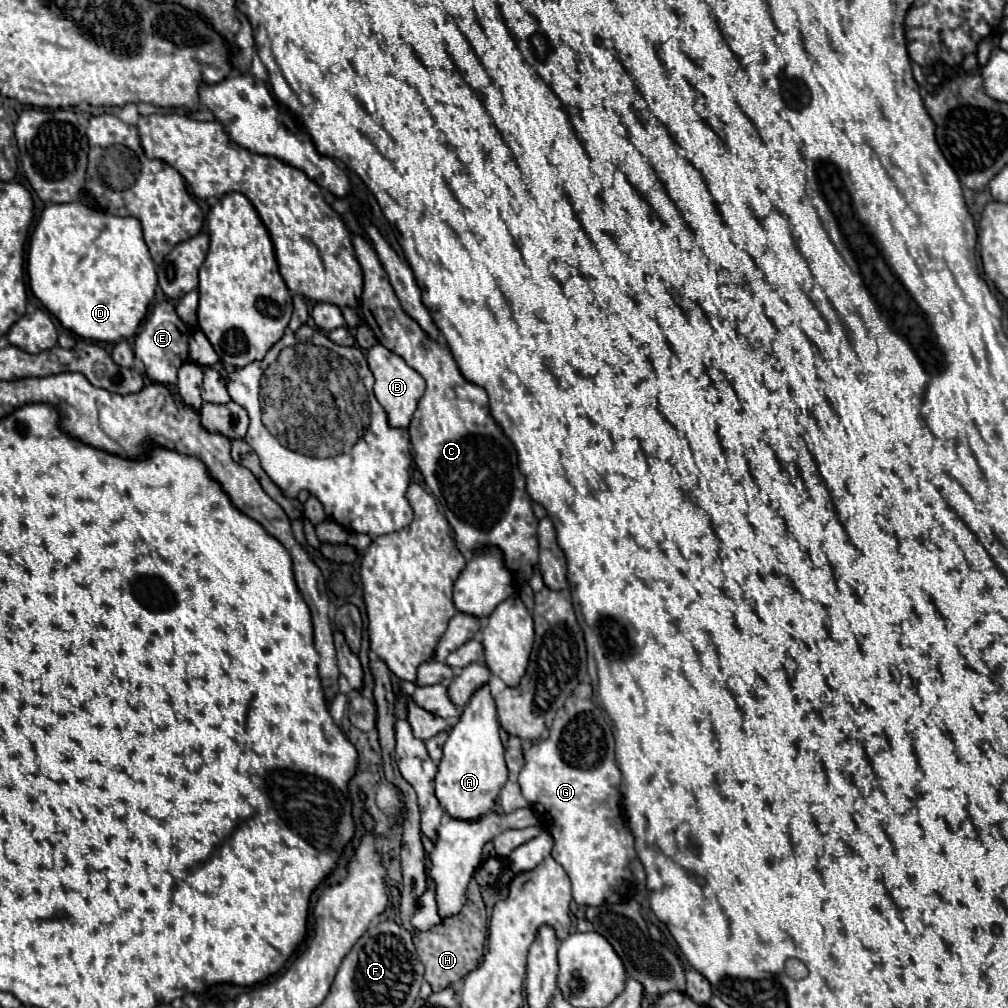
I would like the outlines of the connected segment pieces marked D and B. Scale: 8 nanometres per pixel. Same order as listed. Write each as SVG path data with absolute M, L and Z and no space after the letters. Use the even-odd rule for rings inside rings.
M83 202L51 204L43 210L31 234L27 272L33 294L53 316L57 316L63 328L71 330L81 338L109 344L117 344L137 333L137 328L145 319L158 286L156 265L151 260L137 218L111 216L87 208Z
M375 344L367 352L367 362L369 362L369 368L371 368L373 376L375 376L375 396L377 396L379 404L385 408L385 412L387 412L389 426L407 428L409 422L411 422L411 416L413 416L413 412L417 408L417 402L419 402L419 398L421 398L421 394L425 390L425 380L411 366L407 366L401 356L393 354L383 344Z

